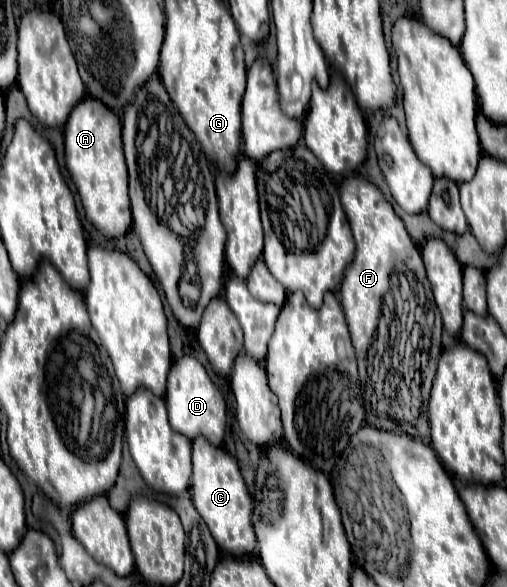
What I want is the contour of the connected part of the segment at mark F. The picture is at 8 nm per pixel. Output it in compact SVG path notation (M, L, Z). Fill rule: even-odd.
M355 174L343 180L341 184L341 204L345 208L347 220L353 230L355 238L355 260L345 270L345 278L339 290L339 300L349 324L351 342L357 354L358 372L367 372L367 354L379 324L379 314L383 306L383 296L389 290L391 276L397 272L403 272L405 268L411 268L417 276L417 280L423 284L425 268L419 250L411 242L403 220L395 214L393 206L385 200L381 190L371 184L367 178Z

